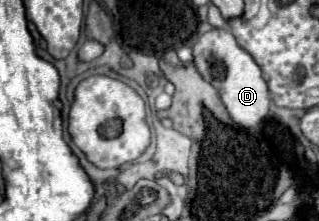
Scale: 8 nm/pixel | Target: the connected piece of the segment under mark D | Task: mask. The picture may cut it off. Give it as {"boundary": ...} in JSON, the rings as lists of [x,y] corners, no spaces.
{"boundary":[[[211,29],[199,37],[199,41],[193,45],[193,65],[201,73],[205,81],[211,81],[211,85],[219,91],[221,101],[225,103],[231,119],[239,127],[255,127],[263,119],[271,117],[271,107],[275,105],[269,85],[265,83],[261,75],[261,67],[253,61],[253,57],[237,43],[233,33],[227,29]]]}

